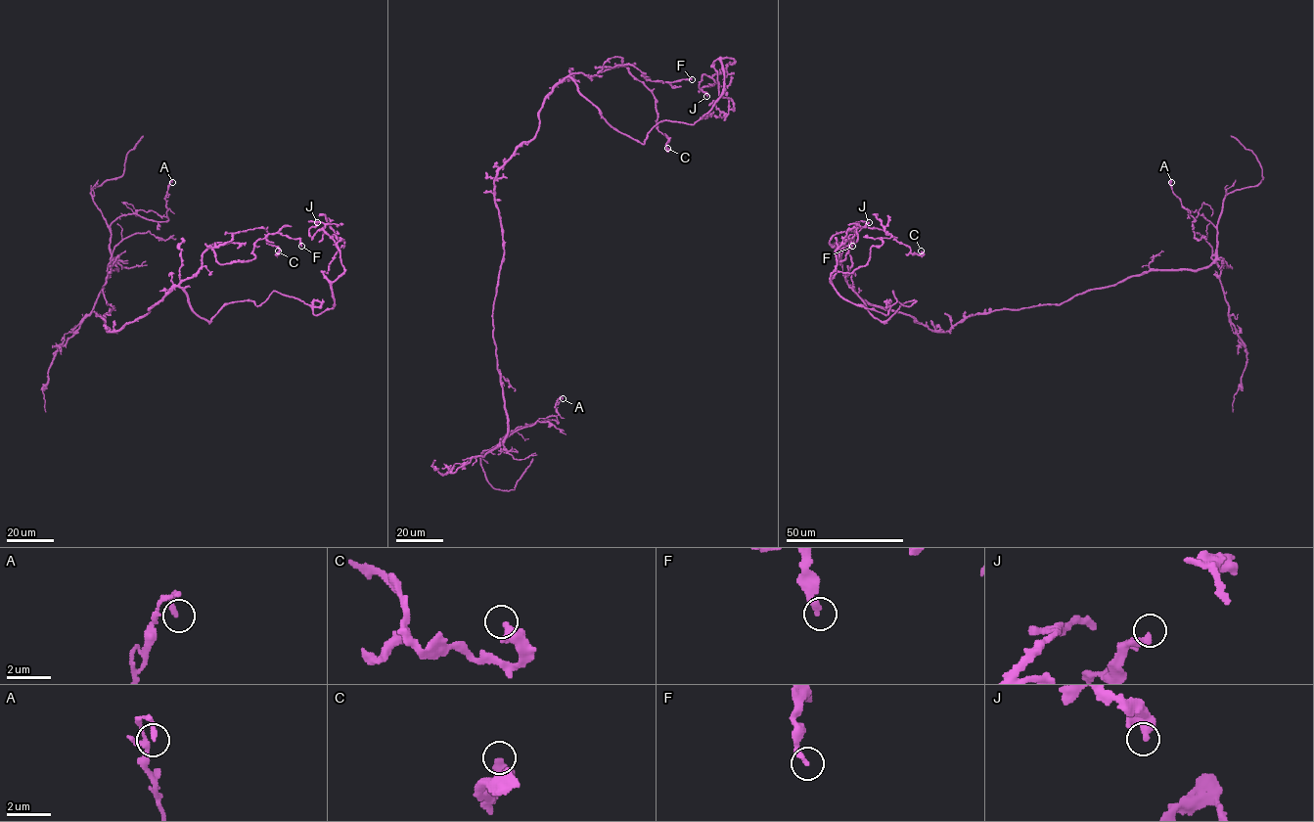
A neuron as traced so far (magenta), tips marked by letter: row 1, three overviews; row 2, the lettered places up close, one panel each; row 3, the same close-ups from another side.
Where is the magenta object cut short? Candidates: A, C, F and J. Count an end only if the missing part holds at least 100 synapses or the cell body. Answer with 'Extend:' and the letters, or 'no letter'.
Extend: no letter

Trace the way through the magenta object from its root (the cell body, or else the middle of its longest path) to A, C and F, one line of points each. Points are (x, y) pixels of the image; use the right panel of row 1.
A: (920, 324), (948, 331), (976, 313), (1206, 268), (1217, 229), (1199, 213), (1193, 222), (1171, 182)
C: (920, 324), (863, 299), (845, 280), (851, 256), (830, 240), (867, 226), (883, 230), (912, 253), (921, 251)
F: (920, 324), (869, 304), (847, 283), (852, 263), (844, 248), (837, 262), (844, 259), (854, 233), (852, 246)

